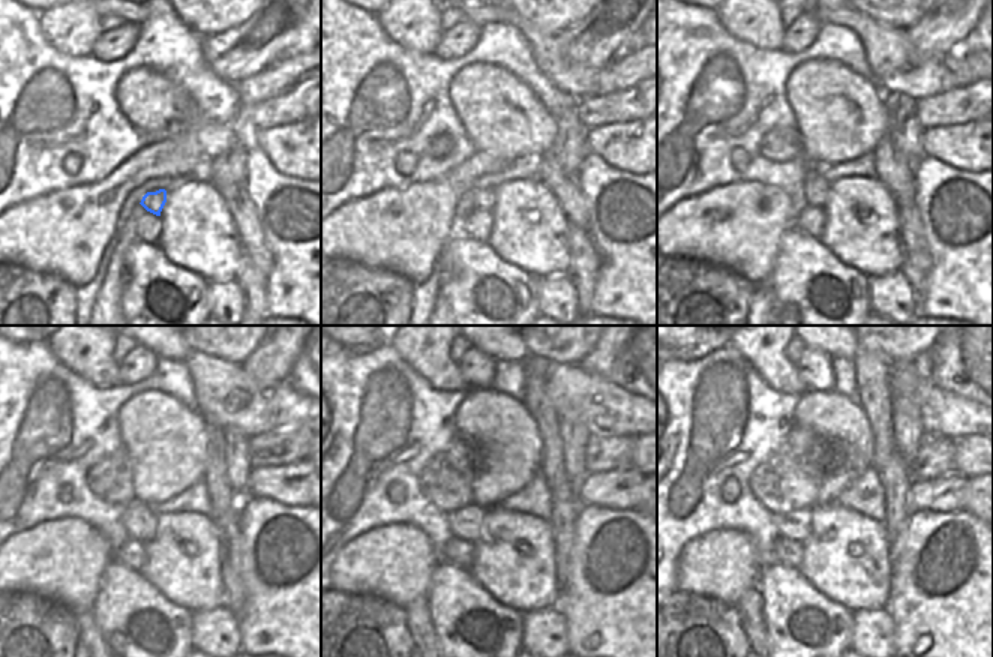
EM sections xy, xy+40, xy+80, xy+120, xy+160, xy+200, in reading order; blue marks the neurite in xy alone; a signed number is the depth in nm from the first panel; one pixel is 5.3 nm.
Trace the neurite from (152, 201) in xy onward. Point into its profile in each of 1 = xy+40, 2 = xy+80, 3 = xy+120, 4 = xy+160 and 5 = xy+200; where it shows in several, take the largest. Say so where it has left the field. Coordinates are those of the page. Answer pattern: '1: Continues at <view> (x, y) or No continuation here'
1: Continues at xy+40 (482, 198)
2: Continues at xy+80 (815, 189)
3: Continues at xy+120 (140, 522)
4: Continues at xy+160 (465, 522)
5: Continues at xy+200 (795, 525)

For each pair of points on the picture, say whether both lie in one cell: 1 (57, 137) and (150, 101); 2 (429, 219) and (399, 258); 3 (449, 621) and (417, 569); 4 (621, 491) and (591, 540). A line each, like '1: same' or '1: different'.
1: different
2: same
3: different
4: different

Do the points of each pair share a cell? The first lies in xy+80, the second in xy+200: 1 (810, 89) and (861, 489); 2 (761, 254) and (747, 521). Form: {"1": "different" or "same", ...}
{"1": "different", "2": "different"}

